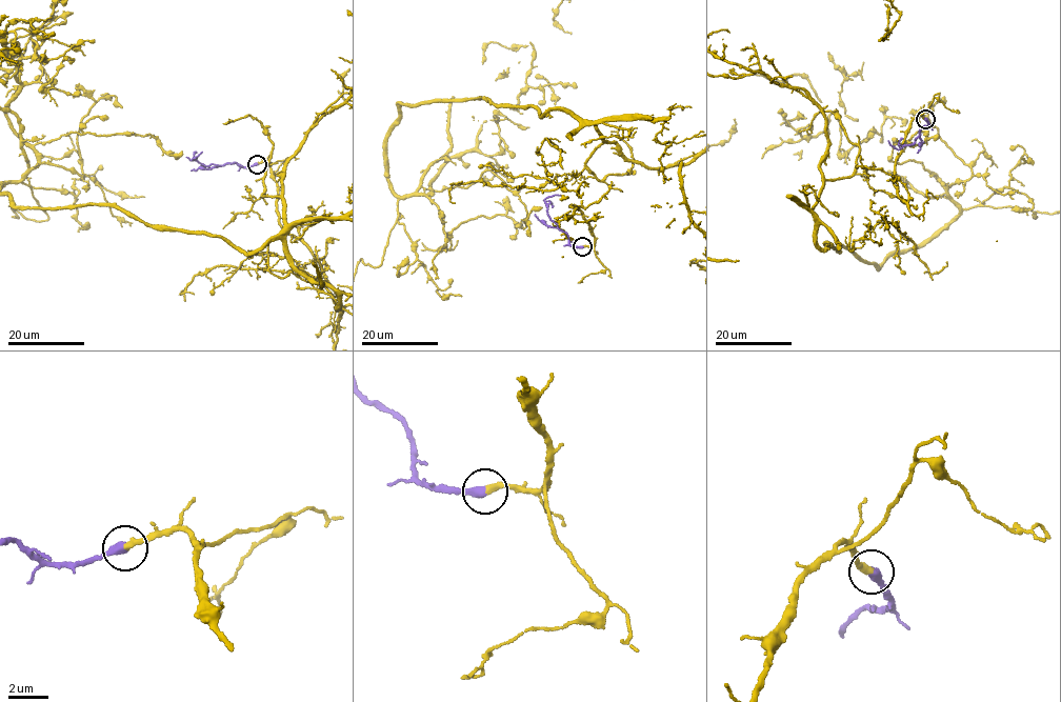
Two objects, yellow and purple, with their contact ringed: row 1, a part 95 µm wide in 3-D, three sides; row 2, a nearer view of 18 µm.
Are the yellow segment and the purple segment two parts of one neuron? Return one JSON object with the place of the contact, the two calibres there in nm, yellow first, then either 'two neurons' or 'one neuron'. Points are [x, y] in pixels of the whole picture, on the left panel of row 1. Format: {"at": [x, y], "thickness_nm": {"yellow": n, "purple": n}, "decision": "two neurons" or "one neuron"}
{"at": [257, 164], "thickness_nm": {"yellow": 320, "purple": 440}, "decision": "one neuron"}

